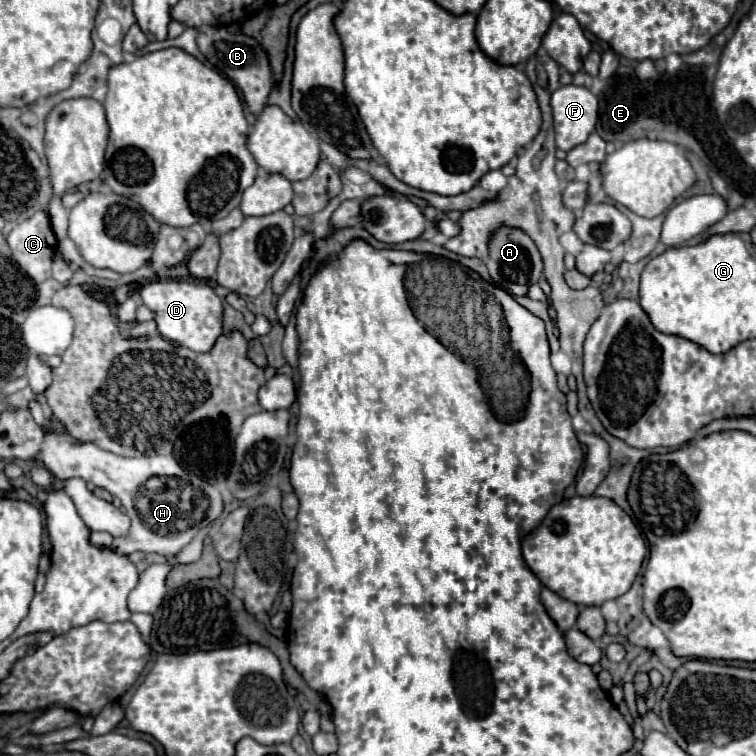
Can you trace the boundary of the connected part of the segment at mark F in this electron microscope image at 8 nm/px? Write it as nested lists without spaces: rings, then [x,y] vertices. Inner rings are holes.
[[[564,85],[550,97],[556,145],[570,151],[582,145],[594,131],[598,121],[598,99],[590,89],[578,85]]]

